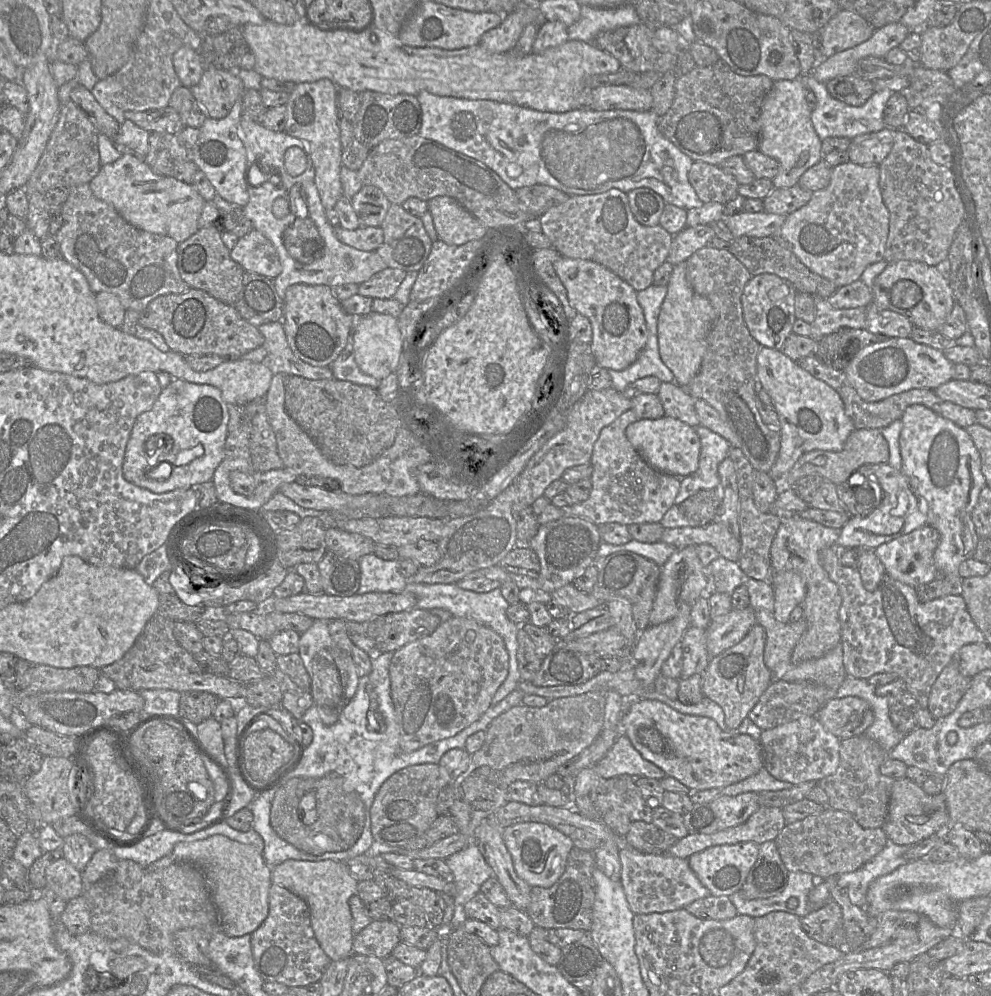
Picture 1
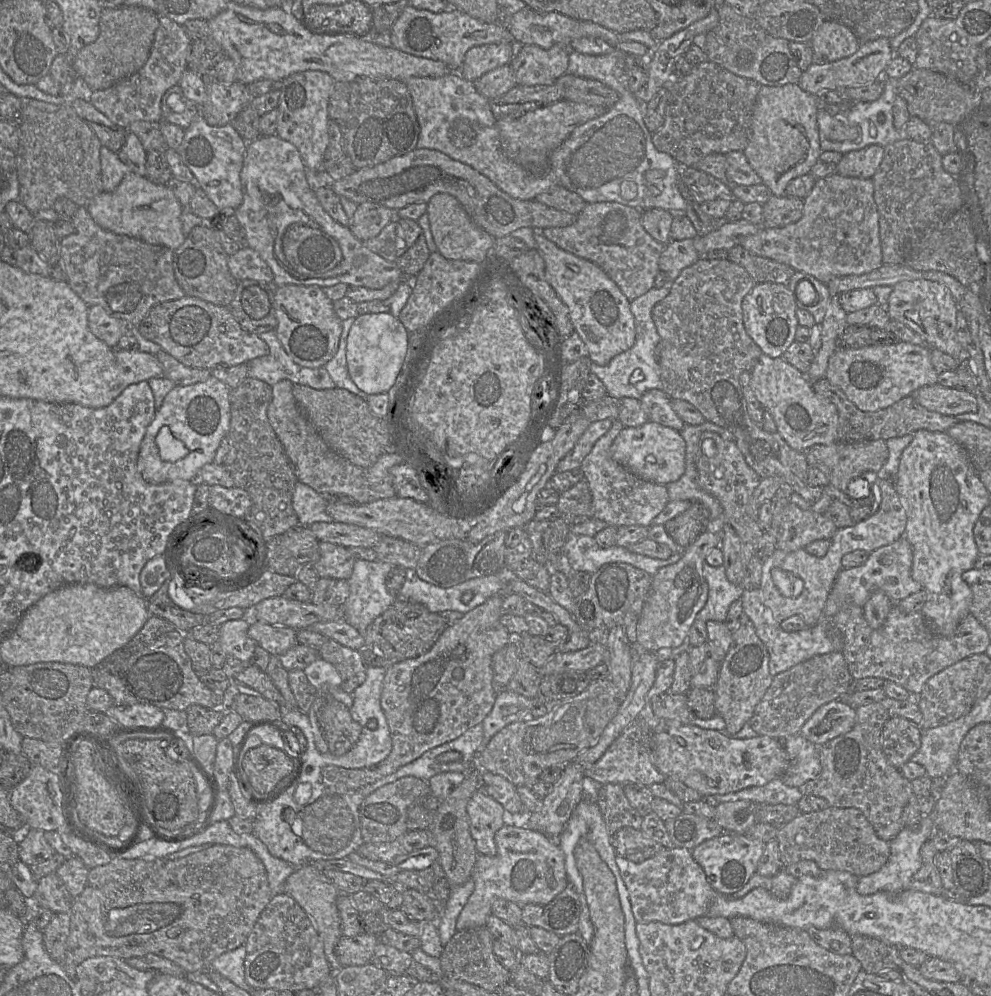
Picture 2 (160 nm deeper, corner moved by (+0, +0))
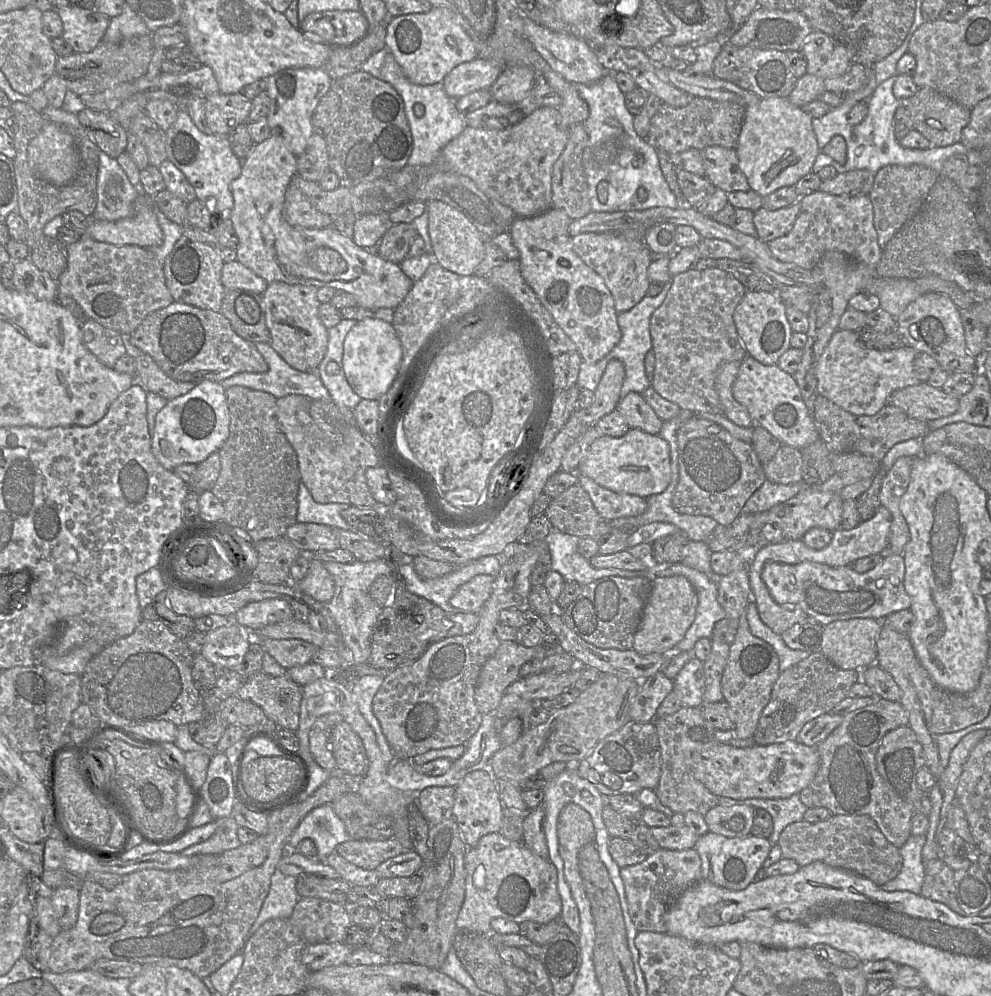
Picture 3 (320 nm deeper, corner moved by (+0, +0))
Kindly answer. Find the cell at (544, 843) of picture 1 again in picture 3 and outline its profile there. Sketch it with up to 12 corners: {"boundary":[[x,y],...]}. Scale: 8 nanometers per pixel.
{"boundary":[[499,832],[468,848],[459,930],[561,917],[557,870]]}

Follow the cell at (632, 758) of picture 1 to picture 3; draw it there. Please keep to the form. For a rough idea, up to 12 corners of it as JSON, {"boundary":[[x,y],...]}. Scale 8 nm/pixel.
{"boundary":[[628,721],[578,763],[604,797],[656,791],[654,722]]}

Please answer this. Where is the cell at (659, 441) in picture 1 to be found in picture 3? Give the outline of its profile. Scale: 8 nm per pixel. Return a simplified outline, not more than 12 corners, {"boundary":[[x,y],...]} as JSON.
{"boundary":[[632,428],[602,435],[577,472],[647,498],[671,480],[669,443]]}

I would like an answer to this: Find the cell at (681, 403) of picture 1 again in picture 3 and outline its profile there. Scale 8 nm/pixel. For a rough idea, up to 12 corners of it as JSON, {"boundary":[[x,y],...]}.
{"boundary":[[637,392],[616,407],[630,429],[659,434],[663,421]]}

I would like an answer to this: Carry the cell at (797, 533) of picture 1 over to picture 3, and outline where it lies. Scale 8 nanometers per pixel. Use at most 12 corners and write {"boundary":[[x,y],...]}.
{"boundary":[[803,487],[753,515],[750,534],[778,525],[784,540],[840,527],[843,499]]}

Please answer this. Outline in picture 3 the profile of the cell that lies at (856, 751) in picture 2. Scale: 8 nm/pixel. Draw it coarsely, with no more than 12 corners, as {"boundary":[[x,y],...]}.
{"boundary":[[900,702],[849,712],[816,749],[798,795],[807,808],[867,815],[895,847],[914,806],[879,774],[884,735],[908,725]]}

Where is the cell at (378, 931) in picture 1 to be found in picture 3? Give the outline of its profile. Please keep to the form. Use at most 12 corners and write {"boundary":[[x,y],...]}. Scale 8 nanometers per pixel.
{"boundary":[[345,943],[308,944],[302,963],[311,971],[345,964]]}

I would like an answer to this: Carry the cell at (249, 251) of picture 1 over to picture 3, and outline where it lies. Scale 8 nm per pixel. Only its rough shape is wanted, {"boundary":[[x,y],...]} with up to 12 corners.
{"boundary":[[239,261],[224,263],[226,290],[263,294],[268,283]]}

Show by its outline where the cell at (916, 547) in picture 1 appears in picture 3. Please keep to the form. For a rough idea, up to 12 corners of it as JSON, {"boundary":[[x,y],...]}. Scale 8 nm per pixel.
{"boundary":[[889,553],[871,570],[790,565],[799,606],[822,627],[910,609],[905,564]]}

